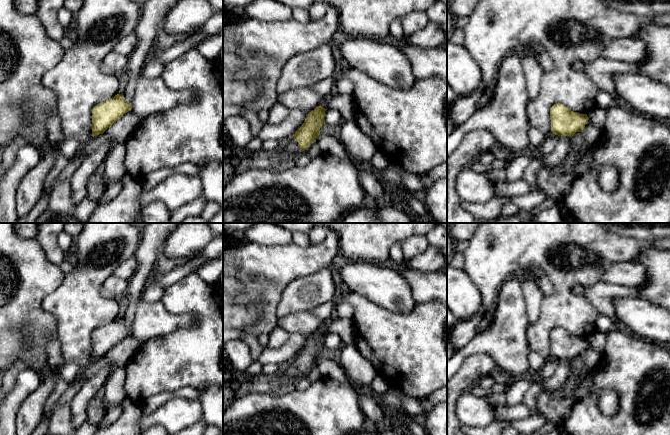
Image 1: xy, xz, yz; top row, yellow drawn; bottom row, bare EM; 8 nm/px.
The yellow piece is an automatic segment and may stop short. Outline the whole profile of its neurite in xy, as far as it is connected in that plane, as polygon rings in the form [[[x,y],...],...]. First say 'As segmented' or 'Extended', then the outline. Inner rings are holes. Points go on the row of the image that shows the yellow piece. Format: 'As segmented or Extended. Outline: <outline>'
As segmented. Outline: [[[123,93],[97,104],[92,109],[92,136],[103,134],[114,122],[131,110],[132,105],[126,103]]]

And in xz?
Extended. Outline: [[[317,106],[310,113],[296,133],[287,141],[282,143],[280,148],[272,157],[273,167],[281,168],[290,165],[294,159],[302,154],[320,135],[320,128],[325,124],[325,111],[327,109]]]

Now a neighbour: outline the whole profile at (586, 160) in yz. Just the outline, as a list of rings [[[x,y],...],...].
[[[582,152],[579,161],[575,166],[573,174],[575,177],[581,176],[592,170],[594,164],[594,152]]]

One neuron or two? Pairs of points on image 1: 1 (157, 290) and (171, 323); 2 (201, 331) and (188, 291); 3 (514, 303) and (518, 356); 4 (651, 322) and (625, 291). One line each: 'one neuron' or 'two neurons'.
1: two neurons
2: one neuron
3: one neuron
4: two neurons

